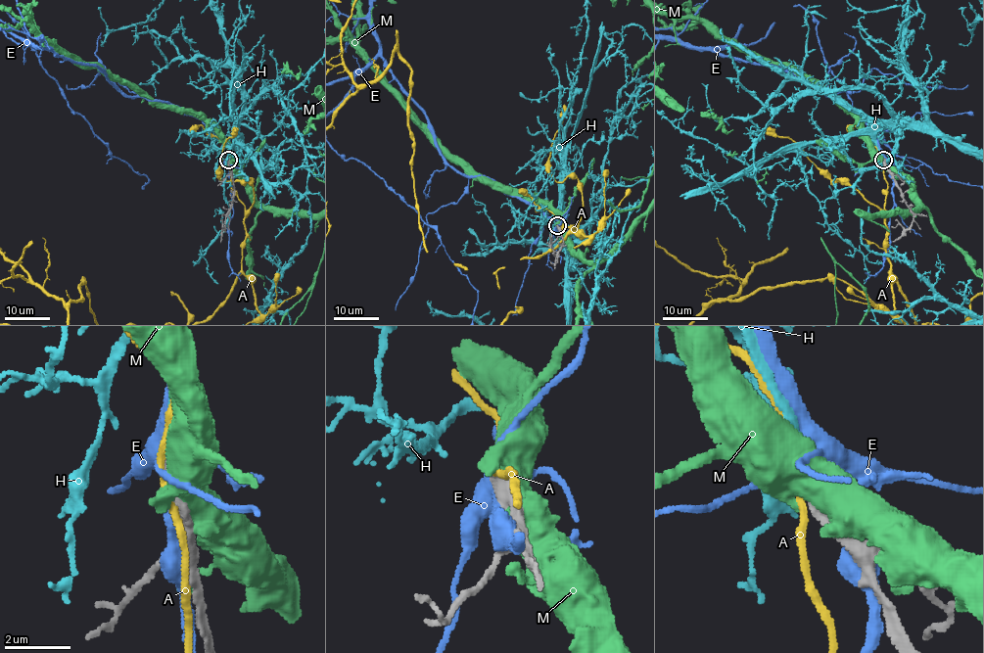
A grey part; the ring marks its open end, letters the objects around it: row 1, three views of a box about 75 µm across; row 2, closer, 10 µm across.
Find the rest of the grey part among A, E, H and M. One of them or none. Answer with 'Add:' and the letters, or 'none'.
Add: H

